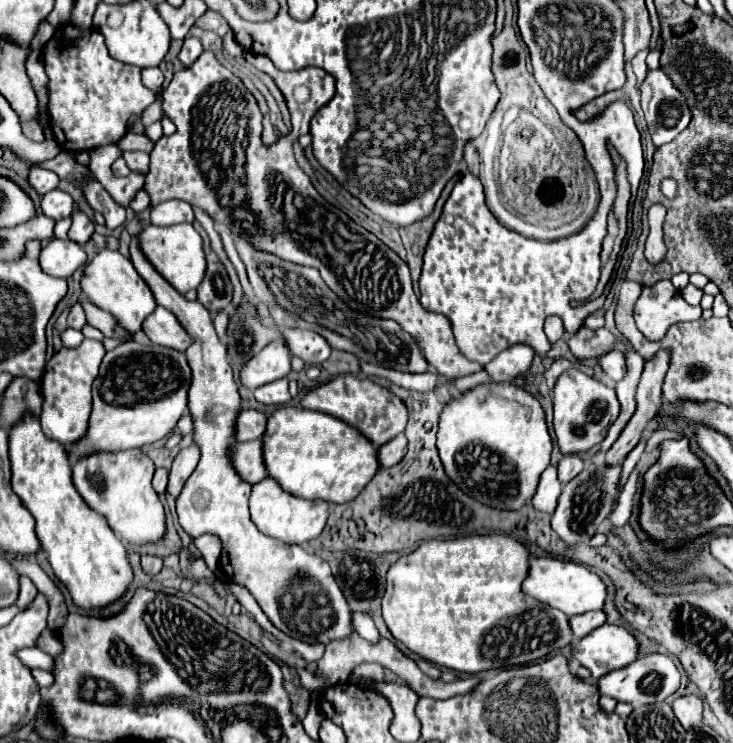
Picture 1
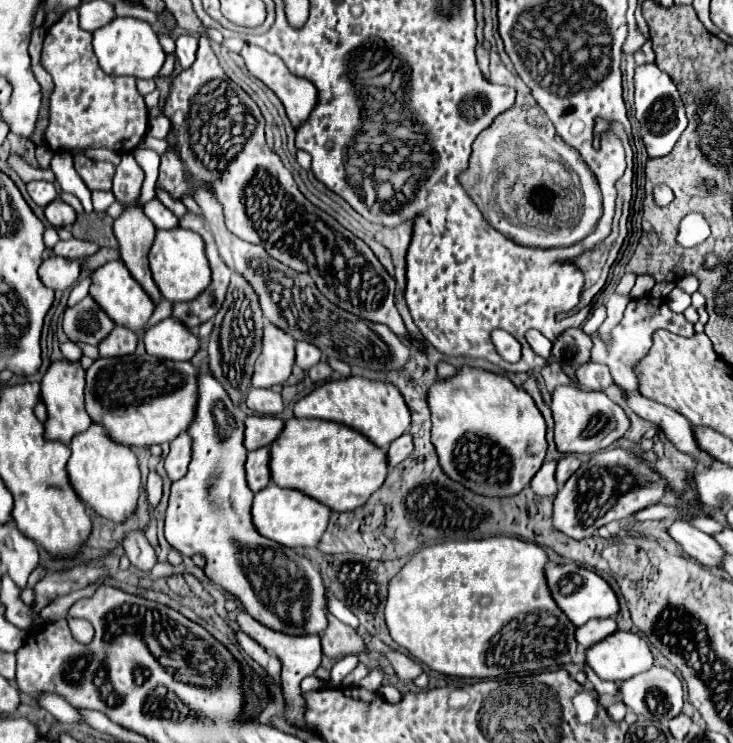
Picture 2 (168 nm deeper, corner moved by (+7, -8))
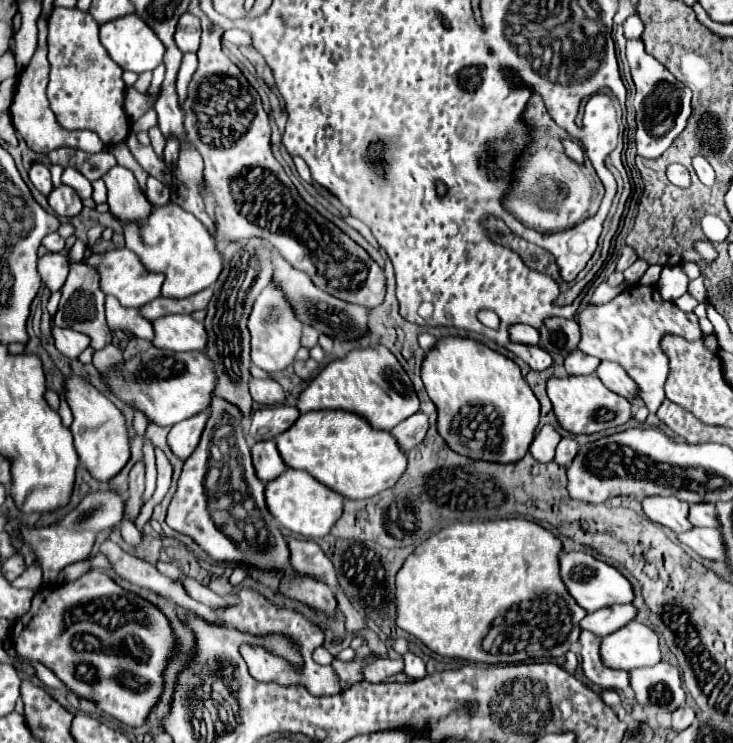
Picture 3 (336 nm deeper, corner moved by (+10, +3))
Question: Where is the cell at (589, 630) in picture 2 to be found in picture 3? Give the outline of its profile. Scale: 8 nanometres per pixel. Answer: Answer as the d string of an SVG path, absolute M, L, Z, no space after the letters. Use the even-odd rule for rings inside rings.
M628 603L628 605L612 605L612 607L604 607L604 609L598 609L594 613L588 613L580 625L582 629L588 629L592 633L596 633L598 637L606 637L614 631L618 631L620 627L628 625L634 617L636 617L638 609Z

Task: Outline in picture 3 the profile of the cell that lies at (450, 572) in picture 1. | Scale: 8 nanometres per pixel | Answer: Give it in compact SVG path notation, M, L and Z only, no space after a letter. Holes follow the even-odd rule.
M512 517L512 519L496 519L496 521L460 521L460 523L452 523L444 529L440 529L438 533L434 533L432 537L428 537L424 543L420 543L412 555L408 555L408 559L404 561L402 569L396 575L396 599L398 599L398 617L396 617L396 625L402 627L404 631L408 631L410 635L414 635L416 639L420 639L430 651L442 655L442 657L456 657L456 659L466 659L466 661L476 661L476 663L520 663L520 661L532 661L532 659L544 659L544 657L562 657L566 655L566 651L570 649L572 641L578 641L580 637L580 621L584 619L586 611L574 601L574 597L568 593L564 581L560 581L560 561L558 555L562 551L562 541L548 529L540 527L534 521L522 519L522 517ZM522 601L526 601L526 607L516 607L516 617L512 617L512 621L516 619L516 651L502 651L502 645L498 647L498 651L492 653L494 645L490 649L486 649L482 645L484 637L490 631L492 621L496 621L498 617L504 617L504 613L508 609L512 609L514 605L520 605Z

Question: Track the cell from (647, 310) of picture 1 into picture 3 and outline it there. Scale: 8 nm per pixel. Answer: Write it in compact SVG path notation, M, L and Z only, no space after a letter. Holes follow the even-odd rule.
M632 285L618 297L602 305L588 305L578 315L582 339L578 349L598 359L620 363L628 377L638 387L638 397L644 401L650 413L656 413L660 401L664 401L664 383L668 377L668 357L660 349L664 335L678 335L686 341L698 341L702 337L698 317L694 313L680 311L674 303L664 301L656 287Z

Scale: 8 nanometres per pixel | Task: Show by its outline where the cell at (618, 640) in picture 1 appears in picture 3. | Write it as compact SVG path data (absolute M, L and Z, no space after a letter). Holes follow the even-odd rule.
M632 621L616 633L602 639L602 661L612 669L632 671L638 667L650 667L660 663L660 643L652 627Z

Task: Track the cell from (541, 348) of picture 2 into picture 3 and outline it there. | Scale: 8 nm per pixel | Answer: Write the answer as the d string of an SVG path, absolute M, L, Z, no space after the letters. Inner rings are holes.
M512 325L510 327L510 337L516 343L526 343L526 345L538 345L538 329L528 327L528 325Z

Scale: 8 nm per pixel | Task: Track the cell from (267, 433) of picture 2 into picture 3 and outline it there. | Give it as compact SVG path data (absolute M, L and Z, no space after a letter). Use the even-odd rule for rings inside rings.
M278 405L278 407L262 407L252 413L248 435L254 441L266 441L274 439L278 433L284 433L292 427L292 423L298 419L300 411L290 405Z

